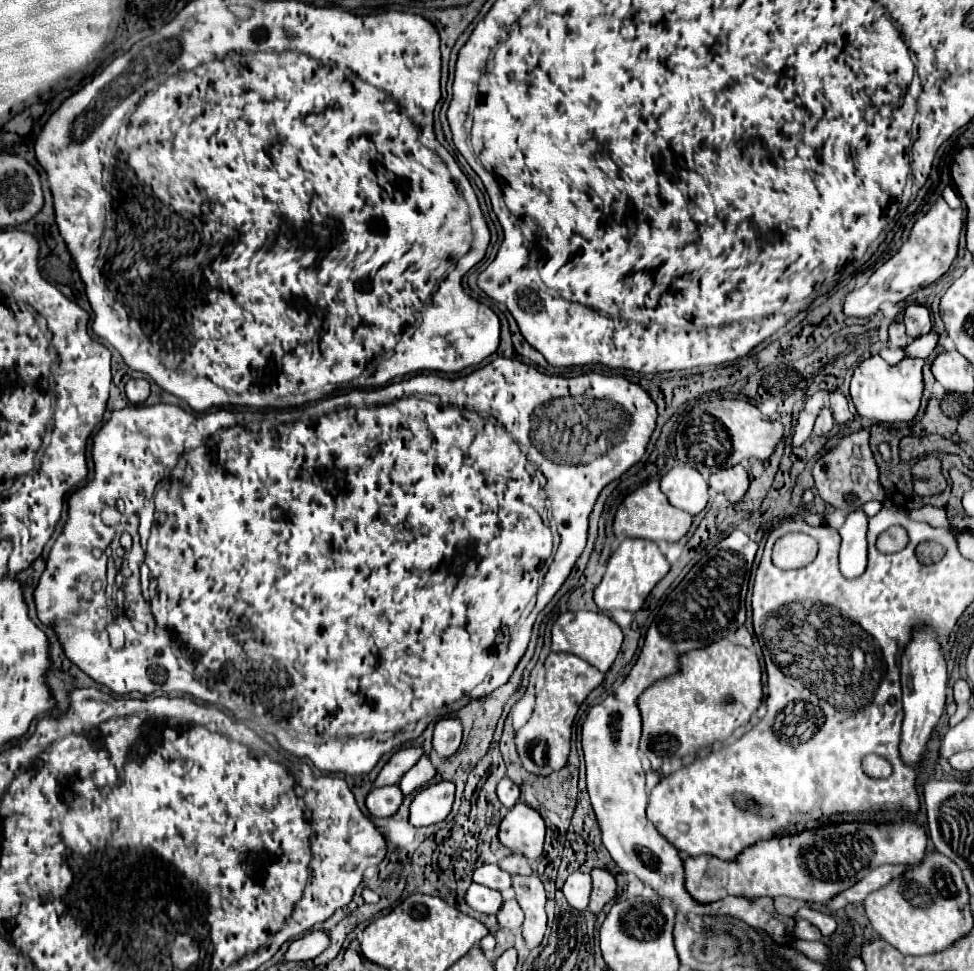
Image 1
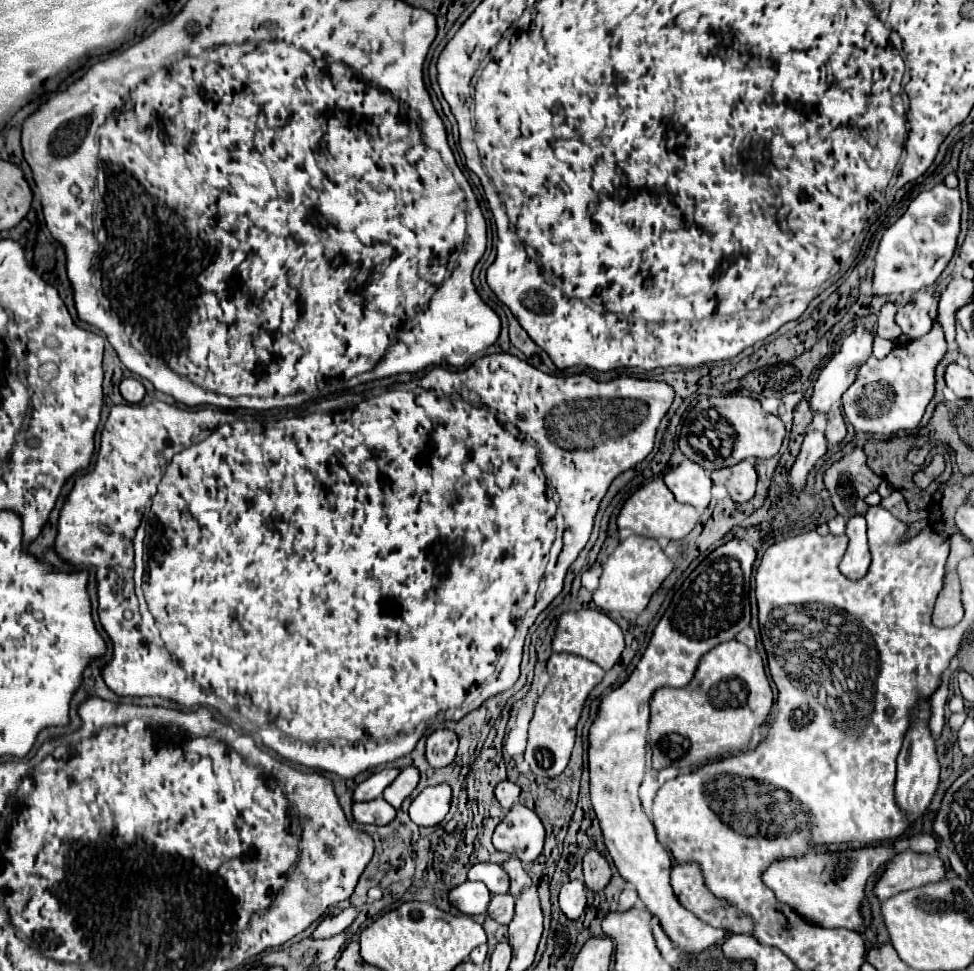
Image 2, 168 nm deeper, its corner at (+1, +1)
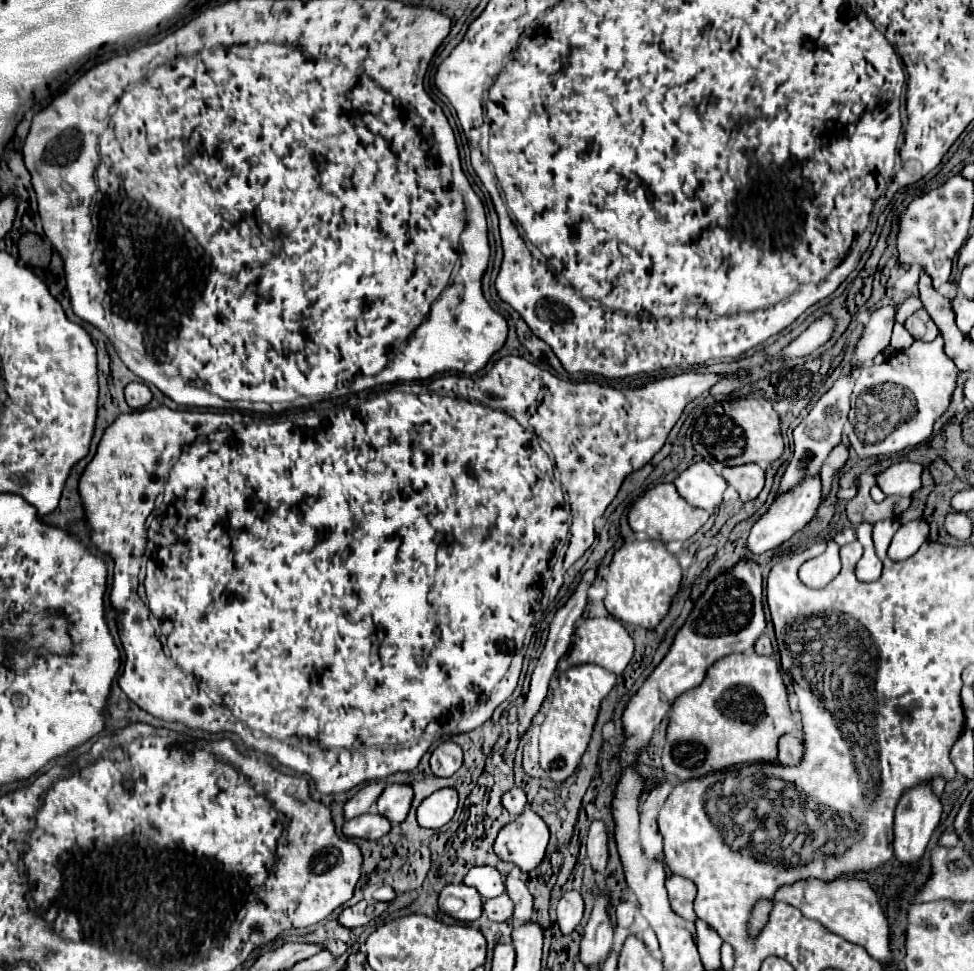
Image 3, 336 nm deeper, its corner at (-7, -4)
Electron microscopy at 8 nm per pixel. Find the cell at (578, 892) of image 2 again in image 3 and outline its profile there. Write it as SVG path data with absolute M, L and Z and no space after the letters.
M566 892L560 898L560 904L556 908L558 914L558 926L562 930L562 934L570 934L576 930L576 926L580 924L582 916L584 916L584 898L580 892Z

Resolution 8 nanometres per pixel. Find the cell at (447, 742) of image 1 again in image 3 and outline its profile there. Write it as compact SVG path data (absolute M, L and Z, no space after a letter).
M444 740L430 758L430 768L436 776L448 778L452 776L458 768L462 766L462 748L452 742L452 740Z

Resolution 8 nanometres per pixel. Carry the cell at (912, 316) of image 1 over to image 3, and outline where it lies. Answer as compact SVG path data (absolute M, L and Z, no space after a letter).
M924 308L916 310L908 320L906 320L906 330L912 334L912 338L922 340L922 342L932 342L938 336L938 326L934 326L934 320L926 314Z

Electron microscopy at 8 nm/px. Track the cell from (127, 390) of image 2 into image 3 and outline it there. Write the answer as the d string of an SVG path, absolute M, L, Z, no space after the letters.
M140 382L128 384L124 394L126 394L126 402L130 408L142 408L152 400L152 392L148 390L146 384L140 384Z

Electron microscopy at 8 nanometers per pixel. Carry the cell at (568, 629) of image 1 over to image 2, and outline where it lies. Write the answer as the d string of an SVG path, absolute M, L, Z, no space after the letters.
M596 609L570 611L570 613L564 613L558 621L558 629L552 639L552 649L554 653L572 653L572 655L586 657L598 663L604 671L608 671L620 659L620 653L624 649L624 635L622 635L622 629L602 611L596 611Z

